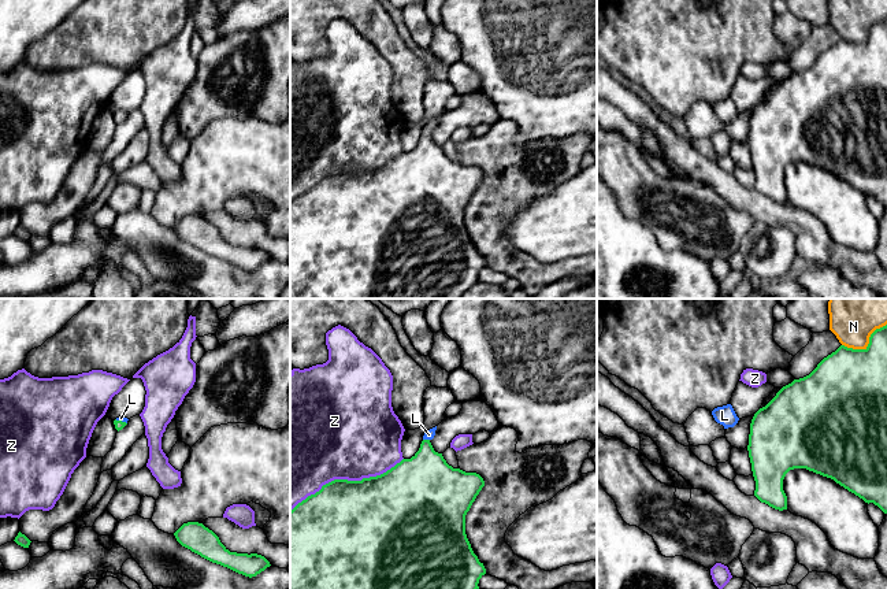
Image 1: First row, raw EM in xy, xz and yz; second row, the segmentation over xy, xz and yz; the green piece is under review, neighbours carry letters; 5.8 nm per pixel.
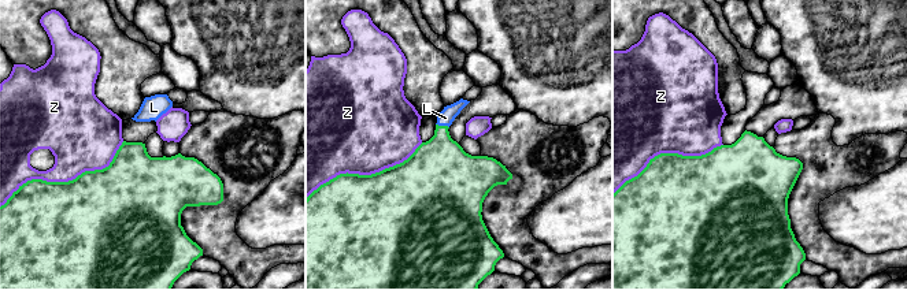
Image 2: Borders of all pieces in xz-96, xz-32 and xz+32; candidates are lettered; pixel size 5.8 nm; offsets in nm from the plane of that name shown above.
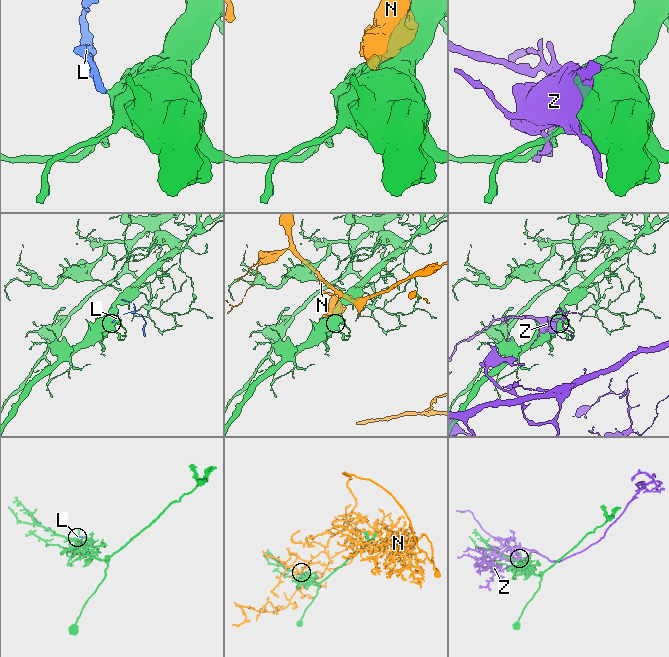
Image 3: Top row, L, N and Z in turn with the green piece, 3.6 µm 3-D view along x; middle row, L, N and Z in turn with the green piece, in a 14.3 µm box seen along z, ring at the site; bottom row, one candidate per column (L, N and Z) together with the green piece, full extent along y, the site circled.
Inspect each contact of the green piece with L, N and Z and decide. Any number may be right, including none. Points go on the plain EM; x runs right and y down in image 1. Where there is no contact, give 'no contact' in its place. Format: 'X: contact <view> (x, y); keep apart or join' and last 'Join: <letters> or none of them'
L: contact xz (426, 133); join
N: contact yz (868, 39); keep apart
Z: contact xz (346, 173); keep apart
Join: L

